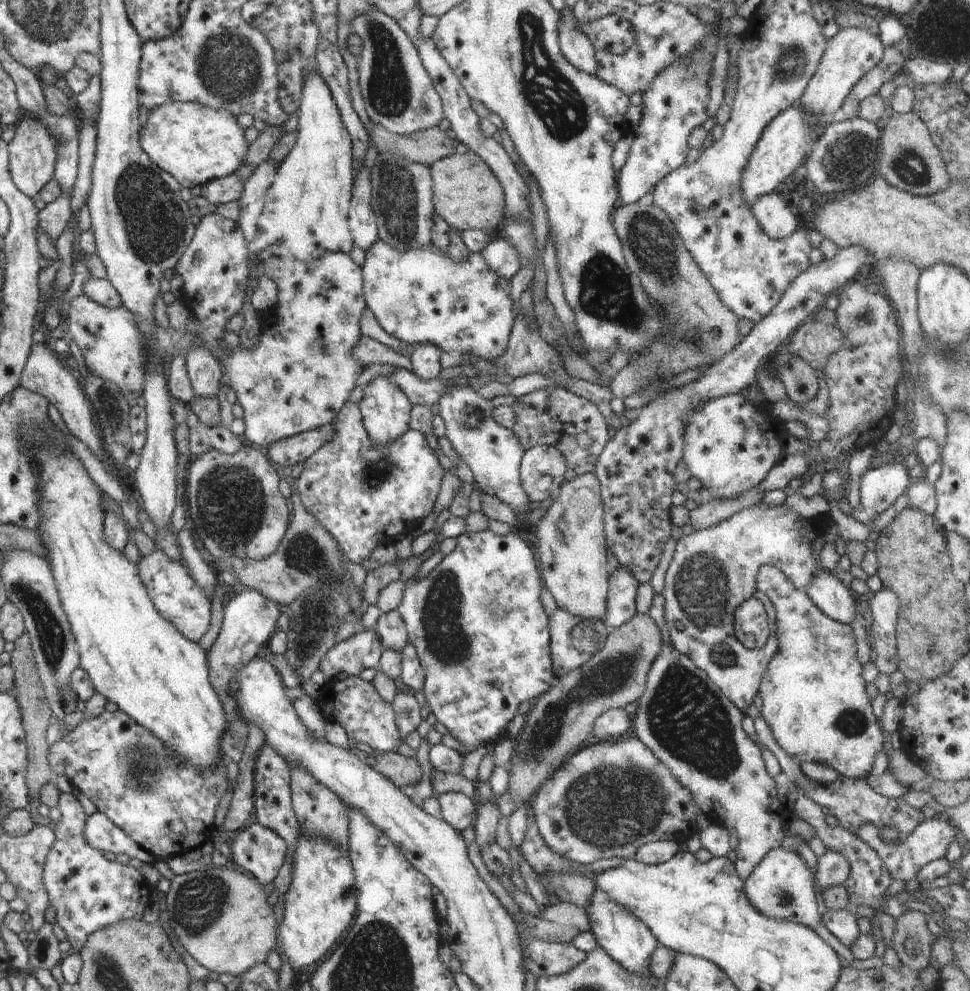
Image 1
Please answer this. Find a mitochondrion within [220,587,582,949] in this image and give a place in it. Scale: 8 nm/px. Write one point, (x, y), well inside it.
(347, 892)

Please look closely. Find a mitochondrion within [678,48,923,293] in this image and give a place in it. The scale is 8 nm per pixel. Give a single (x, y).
(851, 158)

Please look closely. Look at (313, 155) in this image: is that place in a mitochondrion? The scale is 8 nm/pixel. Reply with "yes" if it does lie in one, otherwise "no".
no

